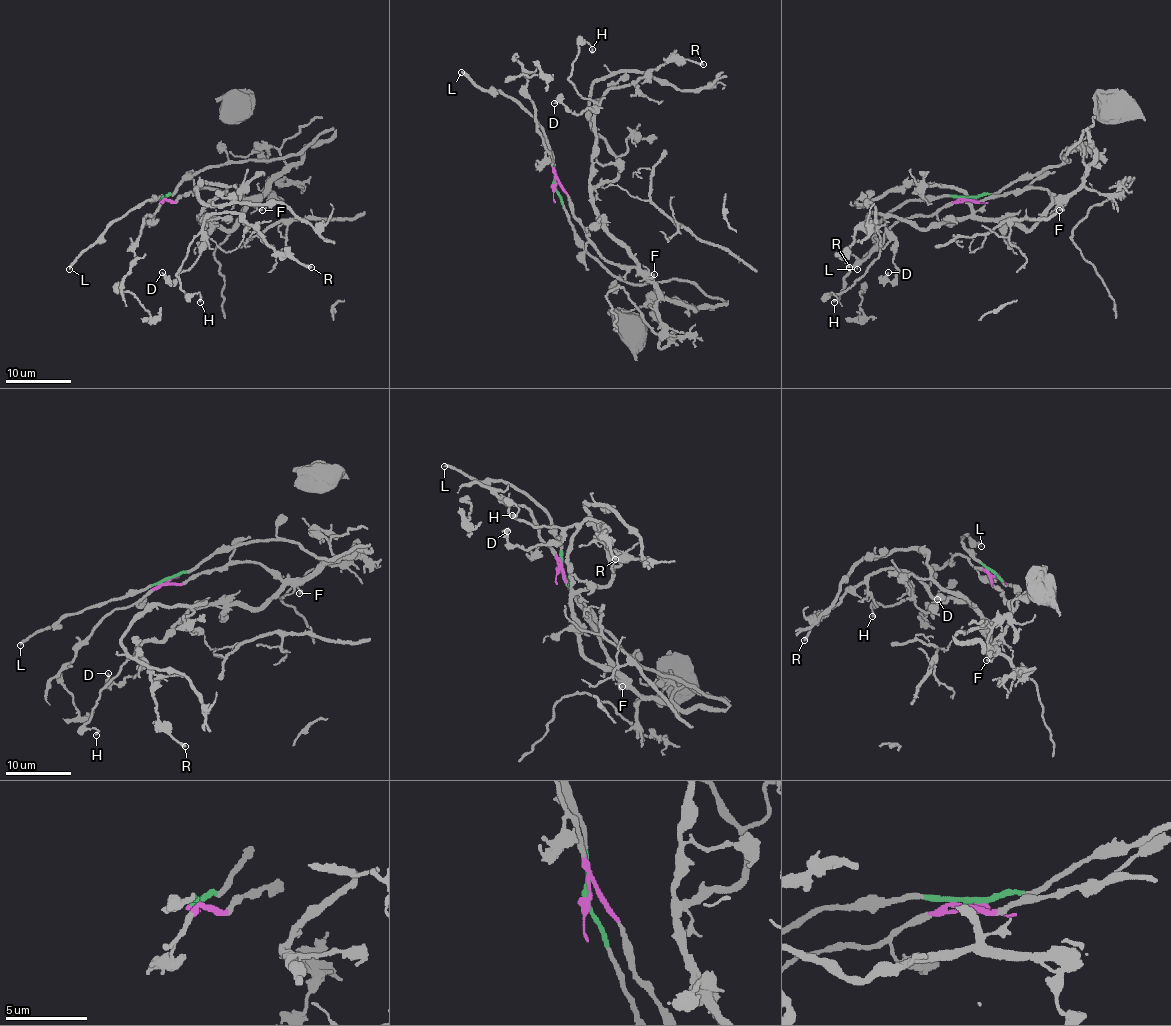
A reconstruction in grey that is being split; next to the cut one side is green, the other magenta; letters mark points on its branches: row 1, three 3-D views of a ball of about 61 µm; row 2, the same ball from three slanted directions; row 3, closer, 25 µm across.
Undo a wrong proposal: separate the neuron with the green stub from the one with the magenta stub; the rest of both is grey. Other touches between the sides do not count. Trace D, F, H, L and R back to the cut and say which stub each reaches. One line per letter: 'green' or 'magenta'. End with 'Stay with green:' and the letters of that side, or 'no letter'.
D: magenta
F: magenta
H: magenta
L: green
R: magenta
Stay with green: L

